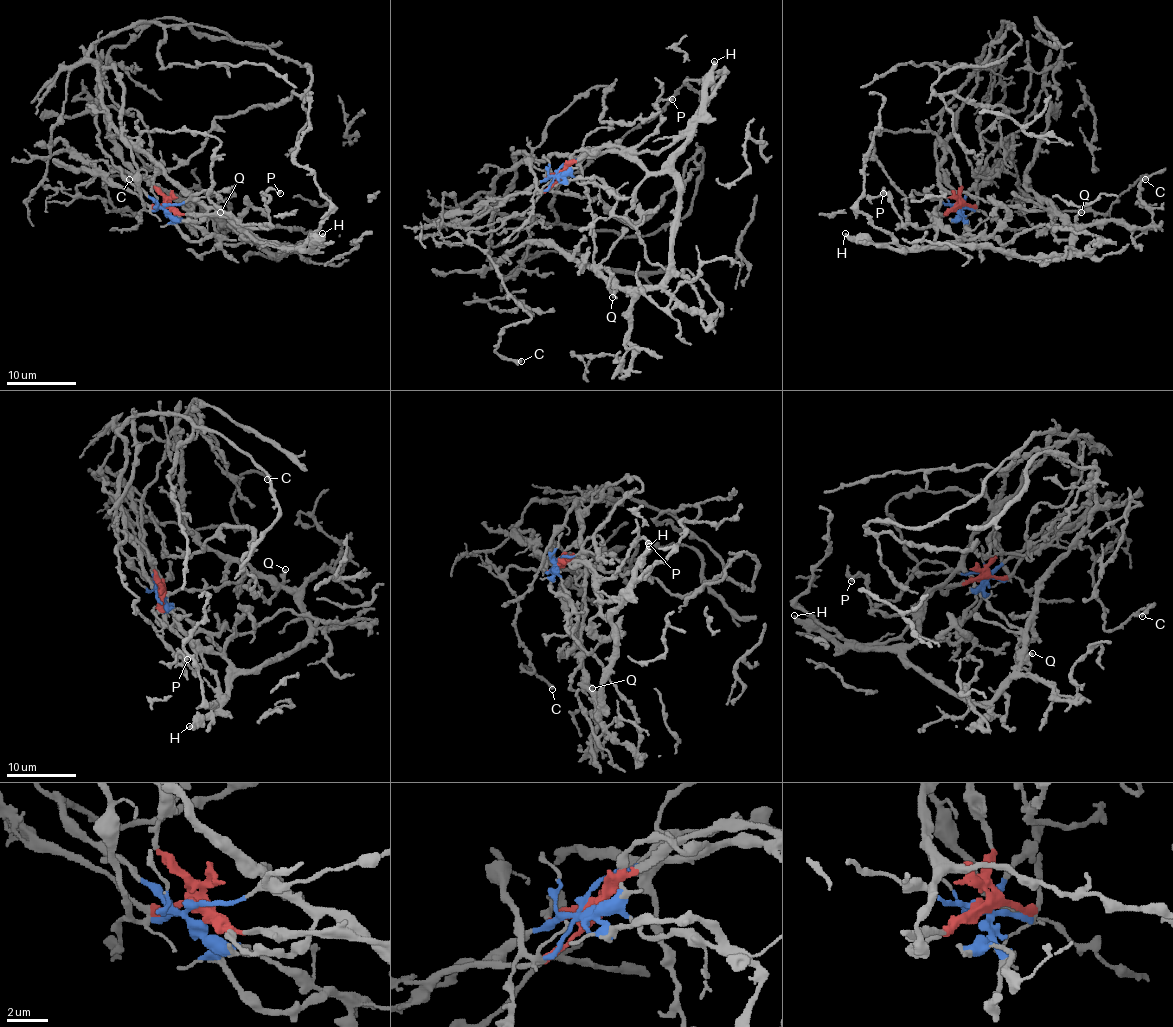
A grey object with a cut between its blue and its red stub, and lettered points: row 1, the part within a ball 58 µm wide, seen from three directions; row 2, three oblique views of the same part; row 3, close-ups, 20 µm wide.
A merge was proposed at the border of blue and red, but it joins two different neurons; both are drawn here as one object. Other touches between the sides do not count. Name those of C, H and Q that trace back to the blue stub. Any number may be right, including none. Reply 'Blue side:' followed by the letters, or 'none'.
Blue side: C, Q

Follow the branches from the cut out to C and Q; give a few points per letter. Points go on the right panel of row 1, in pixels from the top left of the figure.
C: (957, 205), (940, 198), (938, 164), (976, 62), (993, 70), (979, 133), (1028, 197), (1104, 216), (1146, 179)
Q: (957, 205), (940, 198), (967, 192), (1028, 211), (1047, 209), (1057, 238), (1073, 236), (1081, 212)

